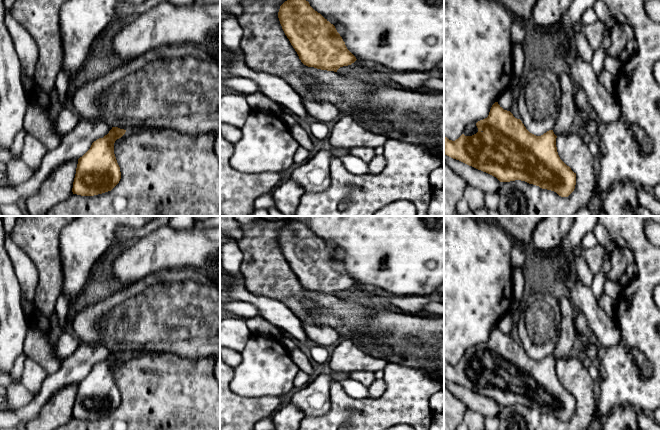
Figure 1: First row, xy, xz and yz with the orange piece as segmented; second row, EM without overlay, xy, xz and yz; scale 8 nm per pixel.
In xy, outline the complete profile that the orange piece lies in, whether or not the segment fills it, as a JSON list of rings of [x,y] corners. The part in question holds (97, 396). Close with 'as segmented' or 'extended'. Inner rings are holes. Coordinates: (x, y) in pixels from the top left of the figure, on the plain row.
[[[112,351],[107,359],[94,365],[90,373],[78,383],[73,406],[73,418],[94,420],[111,415],[120,405],[121,396],[114,378],[114,367],[125,358],[126,354]]]; as segmented

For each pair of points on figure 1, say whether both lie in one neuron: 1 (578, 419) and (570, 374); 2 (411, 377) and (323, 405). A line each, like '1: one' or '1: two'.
1: one
2: two

